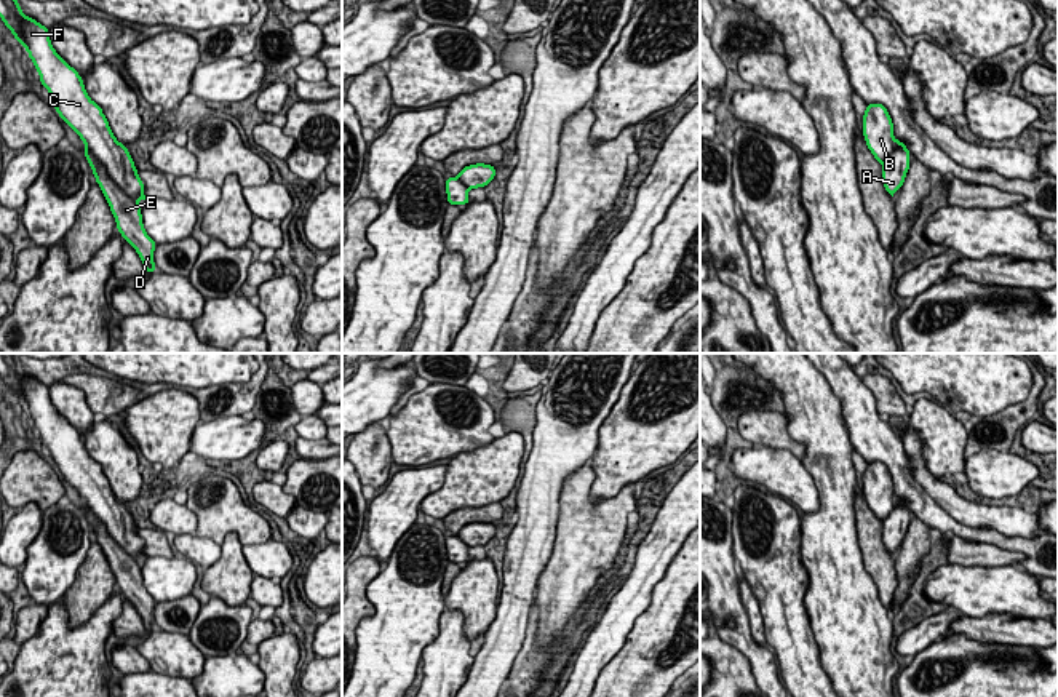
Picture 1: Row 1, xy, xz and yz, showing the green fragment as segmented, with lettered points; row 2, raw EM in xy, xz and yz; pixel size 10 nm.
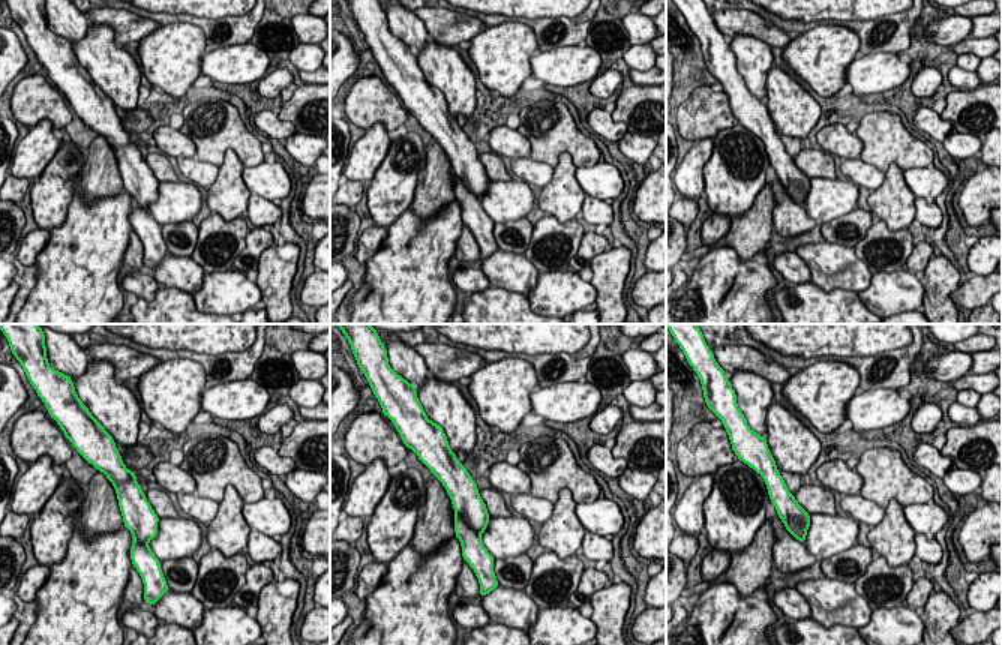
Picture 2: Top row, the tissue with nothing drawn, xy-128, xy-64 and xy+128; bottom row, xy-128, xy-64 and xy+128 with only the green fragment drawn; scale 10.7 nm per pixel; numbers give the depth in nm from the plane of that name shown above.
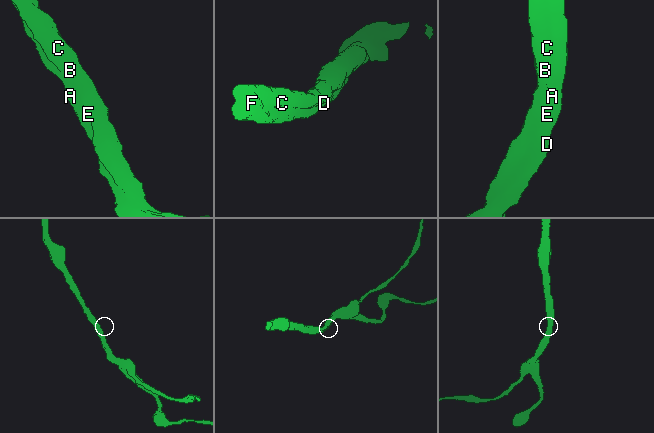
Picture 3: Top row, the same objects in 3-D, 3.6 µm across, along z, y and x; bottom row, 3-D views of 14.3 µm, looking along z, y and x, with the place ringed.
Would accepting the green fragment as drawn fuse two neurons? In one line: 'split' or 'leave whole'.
leave whole

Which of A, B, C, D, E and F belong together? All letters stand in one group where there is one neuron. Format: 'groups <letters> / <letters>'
groups A B C D E F

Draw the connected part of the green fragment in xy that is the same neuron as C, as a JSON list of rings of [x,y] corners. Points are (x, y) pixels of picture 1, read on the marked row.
[[[0,0],[0,18],[13,32],[14,40],[27,50],[59,117],[85,142],[83,153],[115,216],[117,230],[137,251],[145,272],[153,273],[157,245],[144,230],[137,206],[139,200],[147,200],[144,182],[137,176],[126,145],[112,134],[102,109],[86,94],[78,72],[53,48],[48,27],[27,18],[18,0]]]

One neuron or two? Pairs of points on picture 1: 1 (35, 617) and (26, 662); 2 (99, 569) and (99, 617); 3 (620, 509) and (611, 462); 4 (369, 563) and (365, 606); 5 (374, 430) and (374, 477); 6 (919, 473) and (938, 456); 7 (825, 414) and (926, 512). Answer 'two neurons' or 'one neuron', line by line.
1: two neurons
2: two neurons
3: two neurons
4: one neuron
5: one neuron
6: two neurons
7: two neurons

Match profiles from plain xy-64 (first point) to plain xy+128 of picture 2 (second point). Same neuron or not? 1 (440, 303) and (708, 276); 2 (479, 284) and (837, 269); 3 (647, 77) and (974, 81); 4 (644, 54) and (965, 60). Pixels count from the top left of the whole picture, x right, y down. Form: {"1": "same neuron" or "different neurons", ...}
{"1": "same neuron", "2": "different neurons", "3": "same neuron", "4": "same neuron"}

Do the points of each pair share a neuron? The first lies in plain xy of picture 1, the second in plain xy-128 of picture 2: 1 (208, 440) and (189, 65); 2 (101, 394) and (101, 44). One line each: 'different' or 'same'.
1: different
2: different

